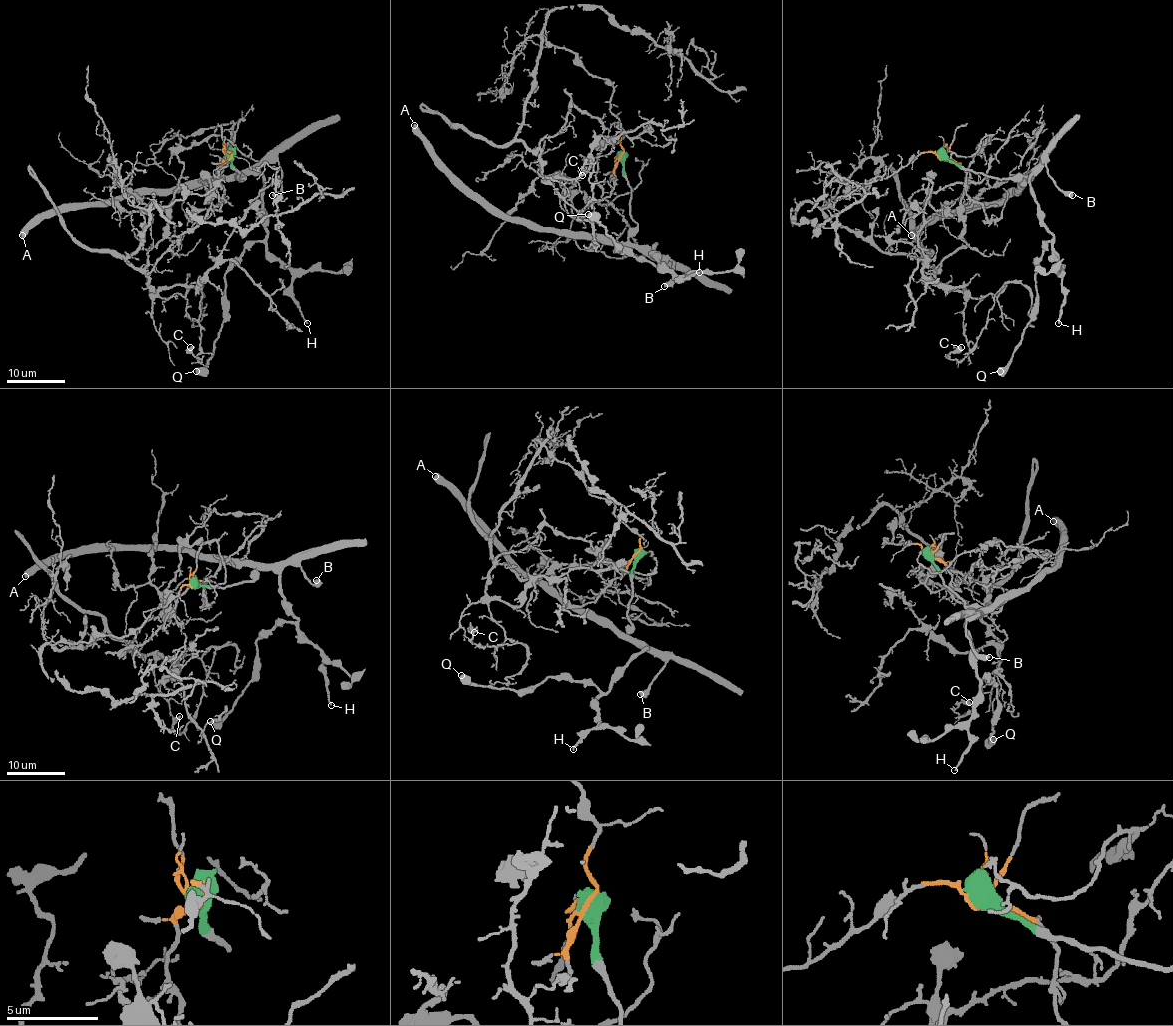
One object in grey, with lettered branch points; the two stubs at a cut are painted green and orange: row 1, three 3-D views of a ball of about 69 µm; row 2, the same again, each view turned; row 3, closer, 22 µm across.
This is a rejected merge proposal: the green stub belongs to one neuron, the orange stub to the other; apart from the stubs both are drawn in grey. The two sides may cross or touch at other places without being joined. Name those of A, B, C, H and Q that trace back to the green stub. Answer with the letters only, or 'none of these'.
A, B, H, Q

